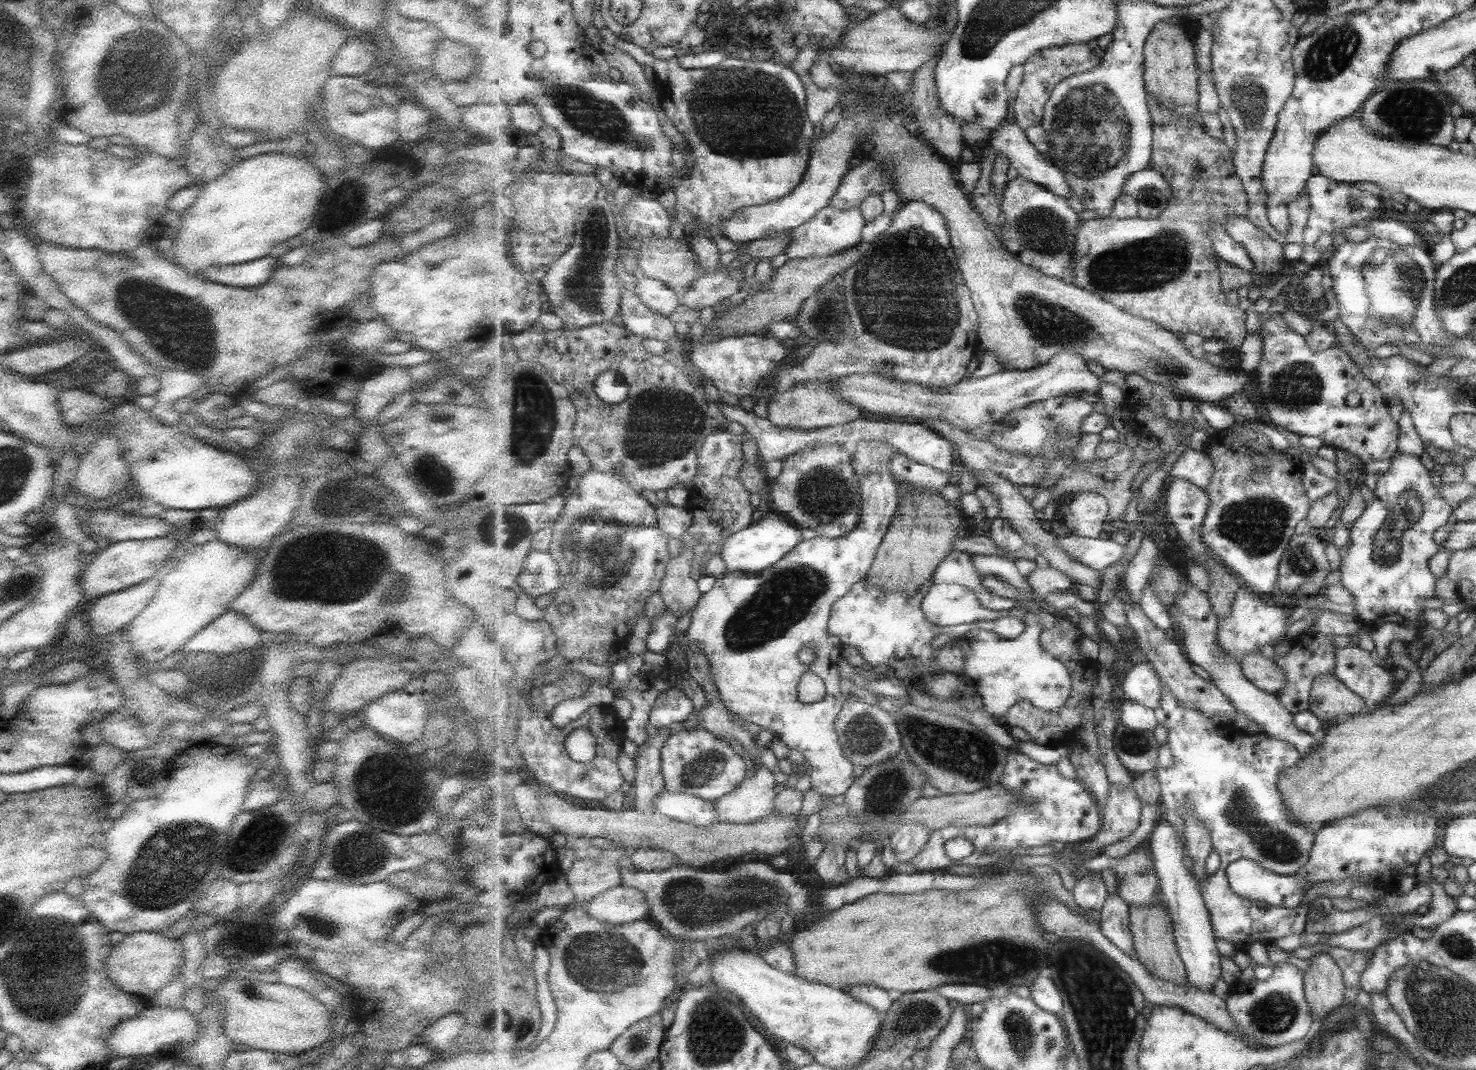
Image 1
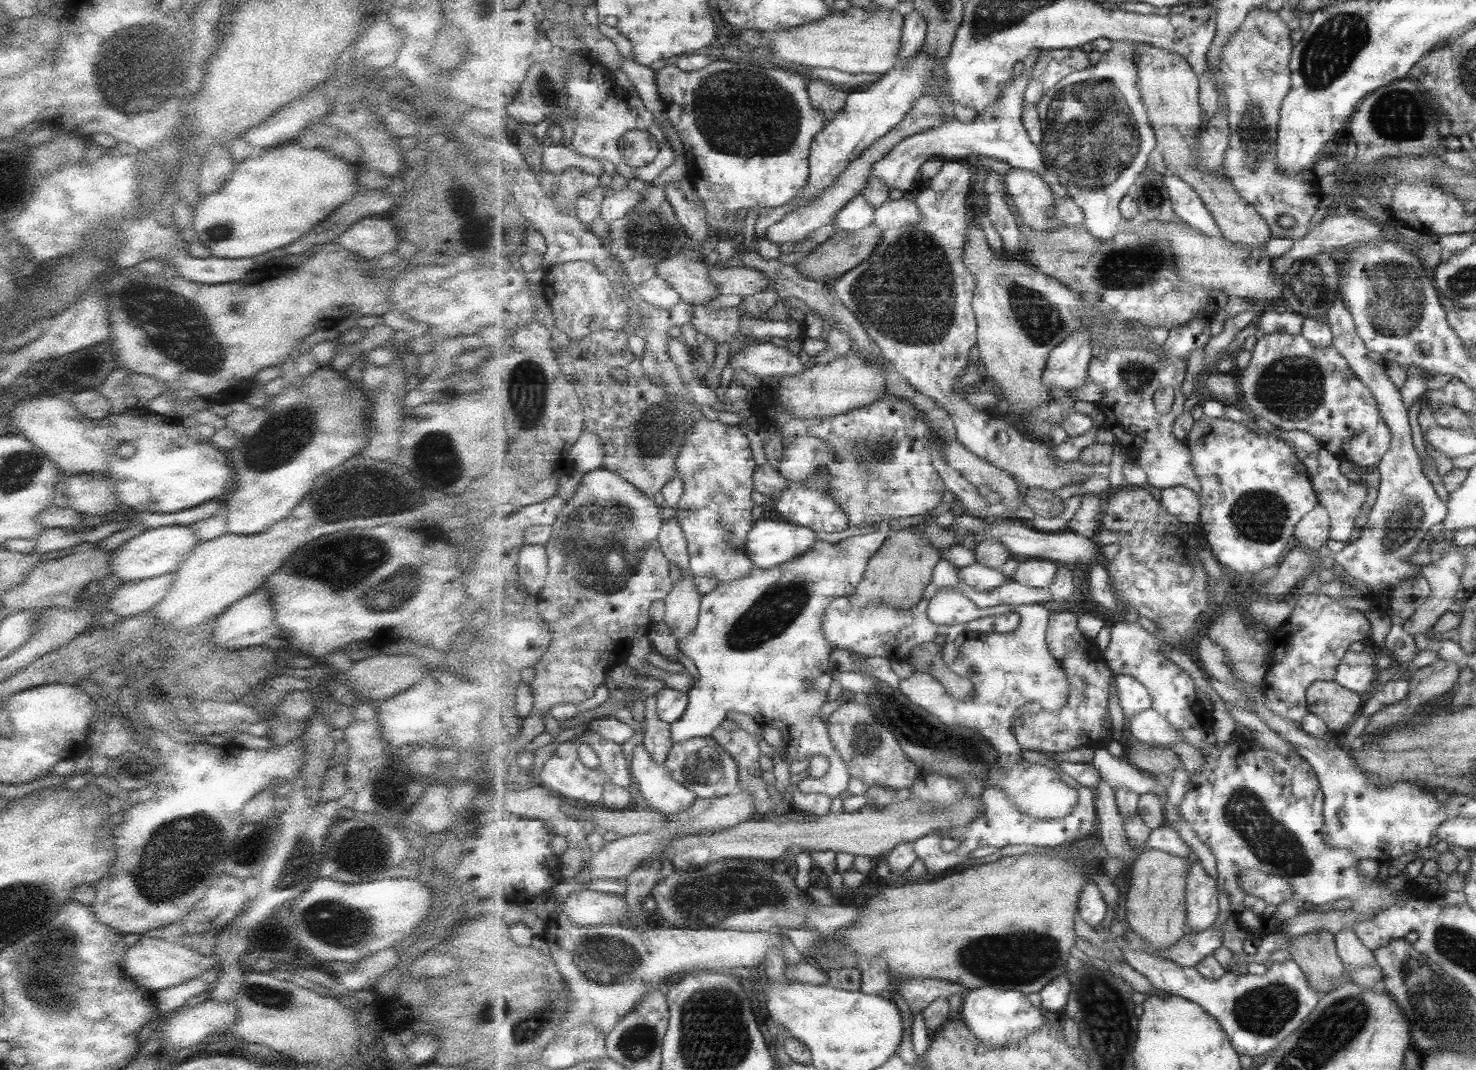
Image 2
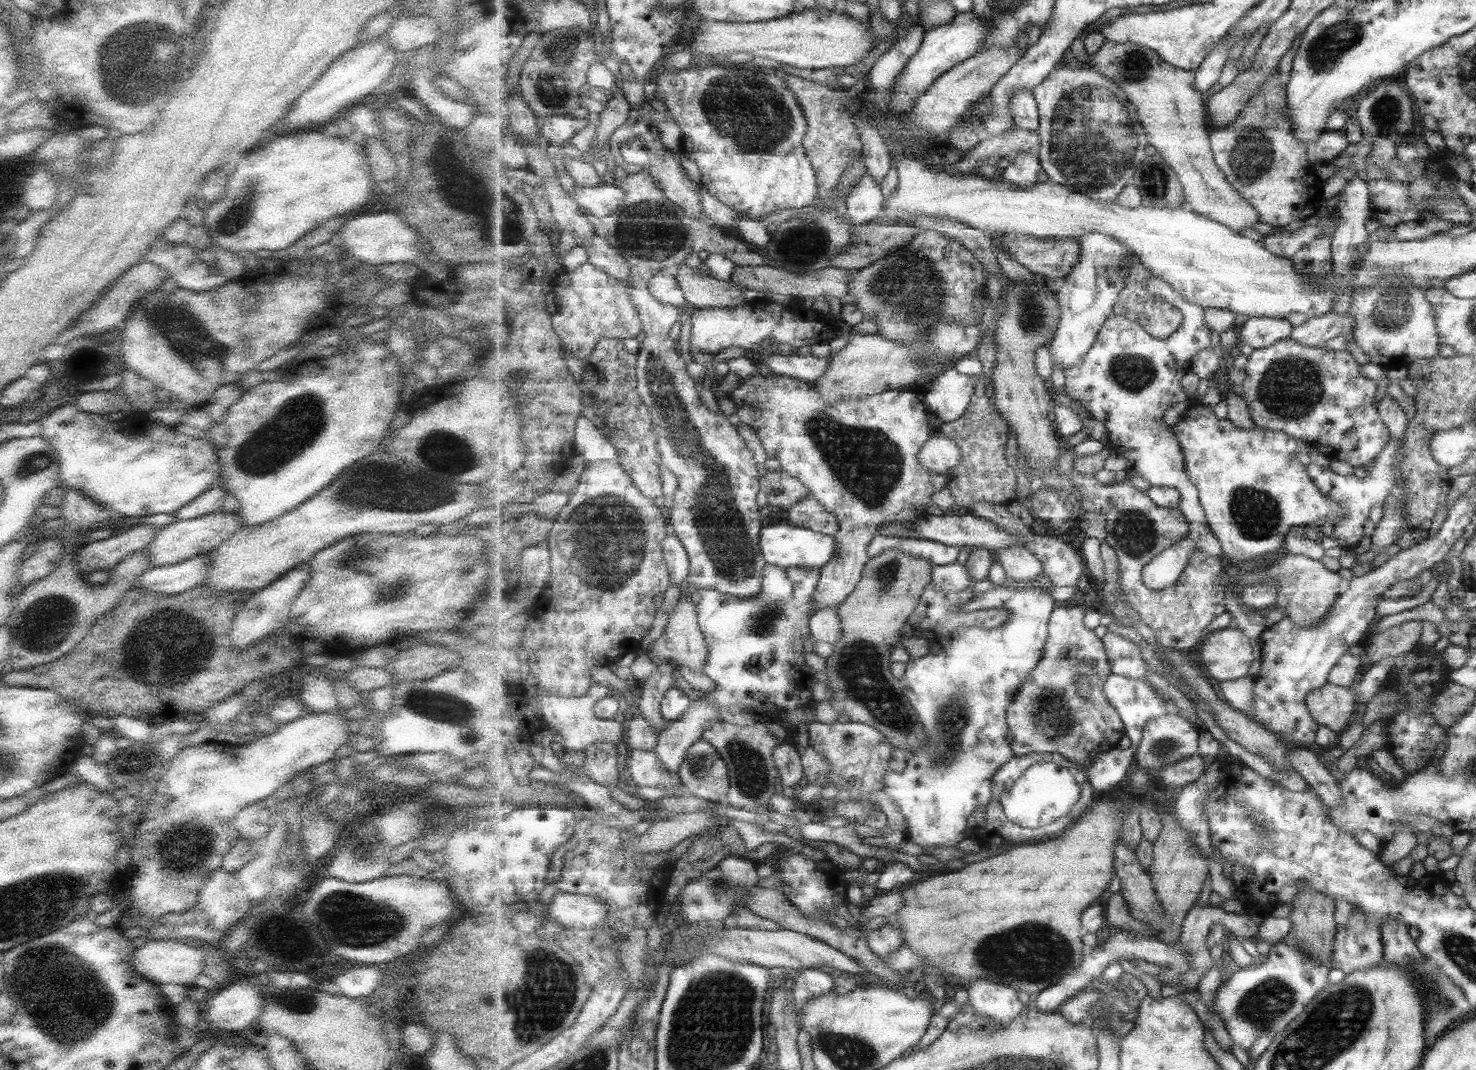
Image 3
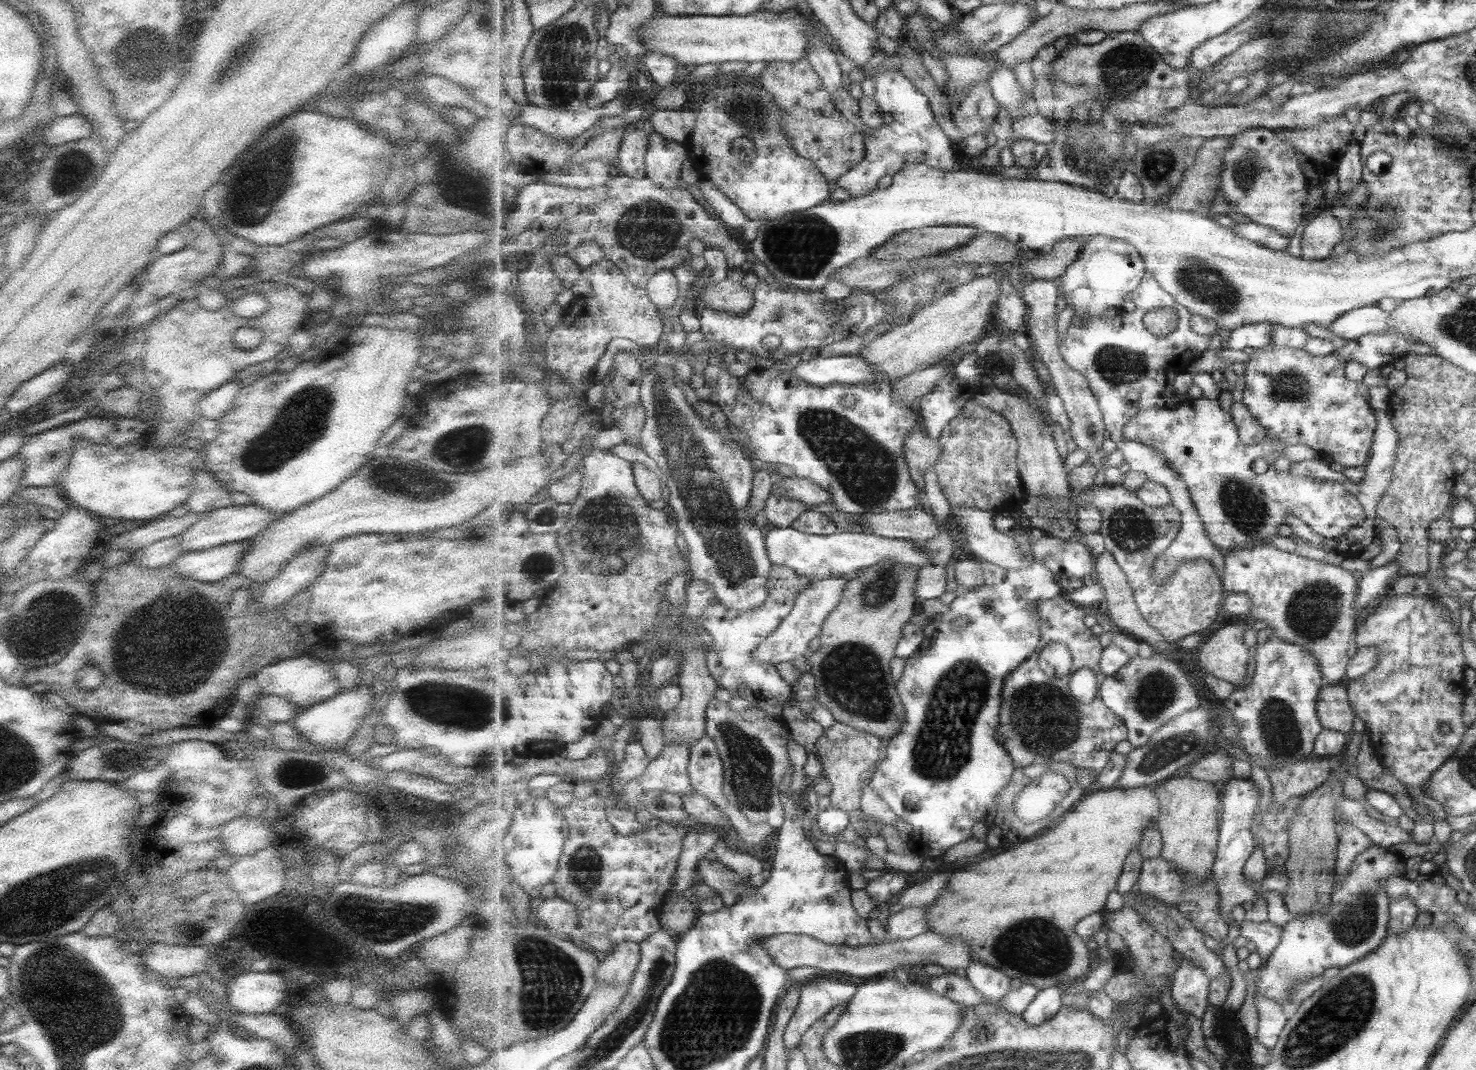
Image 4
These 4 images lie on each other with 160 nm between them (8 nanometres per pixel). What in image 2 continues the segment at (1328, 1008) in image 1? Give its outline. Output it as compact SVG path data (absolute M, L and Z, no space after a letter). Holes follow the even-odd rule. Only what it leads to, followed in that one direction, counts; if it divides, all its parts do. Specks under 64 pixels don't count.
M1310 932L1291 937L1286 950L1302 967L1307 982L1317 990L1319 996L1327 996L1342 985L1346 966L1339 956L1332 932Z

